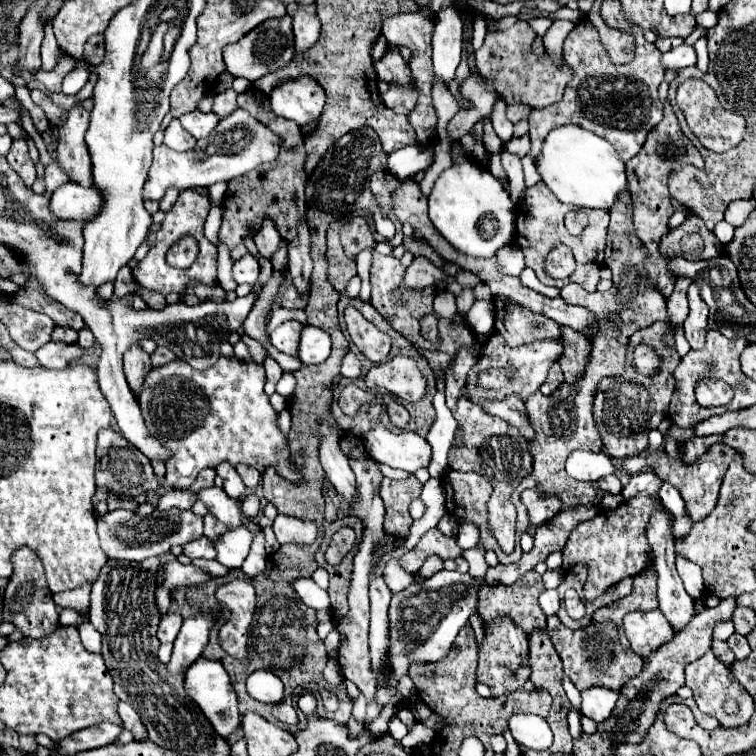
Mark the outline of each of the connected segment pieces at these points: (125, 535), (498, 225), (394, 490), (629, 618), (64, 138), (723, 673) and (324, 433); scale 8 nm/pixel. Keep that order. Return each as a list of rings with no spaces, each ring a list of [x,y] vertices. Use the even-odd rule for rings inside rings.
[[[115,509],[107,515],[97,517],[97,535],[101,541],[101,549],[109,559],[125,559],[125,561],[143,561],[147,557],[165,555],[173,545],[185,545],[193,539],[203,537],[203,519],[193,511],[177,511],[169,509],[167,513],[155,513],[151,517],[139,517],[137,513]]]
[[[461,163],[445,169],[433,185],[433,193],[429,195],[429,217],[435,225],[435,229],[459,251],[469,253],[473,257],[493,257],[501,247],[511,243],[515,237],[515,205],[509,199],[509,193],[503,189],[503,185],[483,167],[475,163]]]
[[[411,475],[407,481],[383,479],[381,483],[381,499],[385,503],[385,531],[397,533],[401,537],[409,535],[411,515],[409,503],[421,495],[421,483]]]
[[[655,609],[655,611],[633,611],[625,615],[623,619],[623,629],[625,635],[629,637],[631,649],[647,663],[649,655],[661,647],[661,643],[667,643],[673,639],[673,627],[669,627],[669,621],[665,615]]]
[[[77,105],[69,109],[71,127],[59,129],[59,147],[57,147],[57,163],[69,175],[69,179],[81,187],[91,187],[91,159],[85,147],[85,133],[89,127],[89,113]]]
[[[707,651],[701,659],[693,661],[687,667],[685,679],[687,679],[687,687],[693,689],[693,695],[695,695],[695,701],[699,705],[699,709],[703,713],[709,713],[709,715],[717,717],[721,727],[739,727],[739,725],[747,723],[747,719],[753,715],[753,699],[751,699],[751,695],[737,683],[737,679],[733,679],[733,673],[729,671],[729,667],[723,665],[721,661],[717,661],[711,651]],[[721,699],[735,699],[739,703],[739,713],[735,717],[725,715],[725,711],[721,709]]]
[[[321,425],[321,463],[327,471],[327,479],[333,483],[335,491],[349,503],[357,503],[355,475],[349,467],[345,453],[339,449],[337,431]]]

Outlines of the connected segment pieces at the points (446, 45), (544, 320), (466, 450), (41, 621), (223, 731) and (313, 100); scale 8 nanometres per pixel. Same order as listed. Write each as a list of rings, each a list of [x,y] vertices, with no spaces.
[[[447,7],[435,17],[433,31],[433,67],[439,81],[447,87],[455,79],[455,71],[463,51],[463,23],[453,7]]]
[[[503,299],[497,305],[495,331],[503,335],[503,339],[511,347],[519,347],[543,339],[559,339],[561,335],[561,331],[557,331],[557,321],[545,315],[535,315],[529,309],[509,299]]]
[[[467,397],[457,399],[453,417],[461,431],[461,441],[449,451],[449,467],[453,467],[455,471],[473,471],[477,475],[483,475],[491,481],[493,489],[499,491],[499,499],[503,499],[505,493],[511,493],[523,479],[523,475],[531,471],[527,439],[517,431],[517,427],[511,427],[503,419],[487,415],[479,405],[471,403]]]
[[[21,547],[13,555],[13,565],[15,565],[15,571],[13,571],[13,575],[5,587],[5,595],[3,595],[3,621],[15,623],[15,627],[21,633],[25,633],[25,637],[33,637],[33,639],[53,633],[59,625],[59,609],[53,603],[53,593],[47,589],[41,561],[37,559],[37,555],[31,549]]]
[[[205,657],[197,659],[197,663],[193,663],[187,671],[185,671],[185,691],[189,693],[189,697],[201,707],[203,715],[211,721],[213,729],[221,735],[221,737],[229,737],[233,731],[239,729],[241,717],[237,711],[237,695],[231,687],[229,675],[223,669],[223,665],[219,661],[209,661]]]
[[[301,77],[279,83],[271,93],[271,109],[275,115],[295,121],[299,127],[319,119],[325,107],[325,93],[315,79]]]

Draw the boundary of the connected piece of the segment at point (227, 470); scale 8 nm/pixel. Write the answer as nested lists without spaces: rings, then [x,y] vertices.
[[[221,463],[215,471],[217,471],[217,475],[221,475],[221,477],[225,479],[223,489],[225,489],[225,493],[229,493],[233,499],[239,499],[239,497],[243,497],[243,495],[247,493],[247,487],[241,483],[241,477],[237,475],[237,471],[235,471],[229,463]]]

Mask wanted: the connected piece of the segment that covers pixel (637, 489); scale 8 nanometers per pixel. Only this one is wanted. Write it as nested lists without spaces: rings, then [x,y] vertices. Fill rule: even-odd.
[[[647,471],[647,473],[637,473],[637,475],[631,475],[629,483],[623,487],[621,495],[629,499],[629,495],[633,493],[645,493],[653,499],[659,501],[659,489],[661,489],[663,481],[653,473],[653,471]]]

